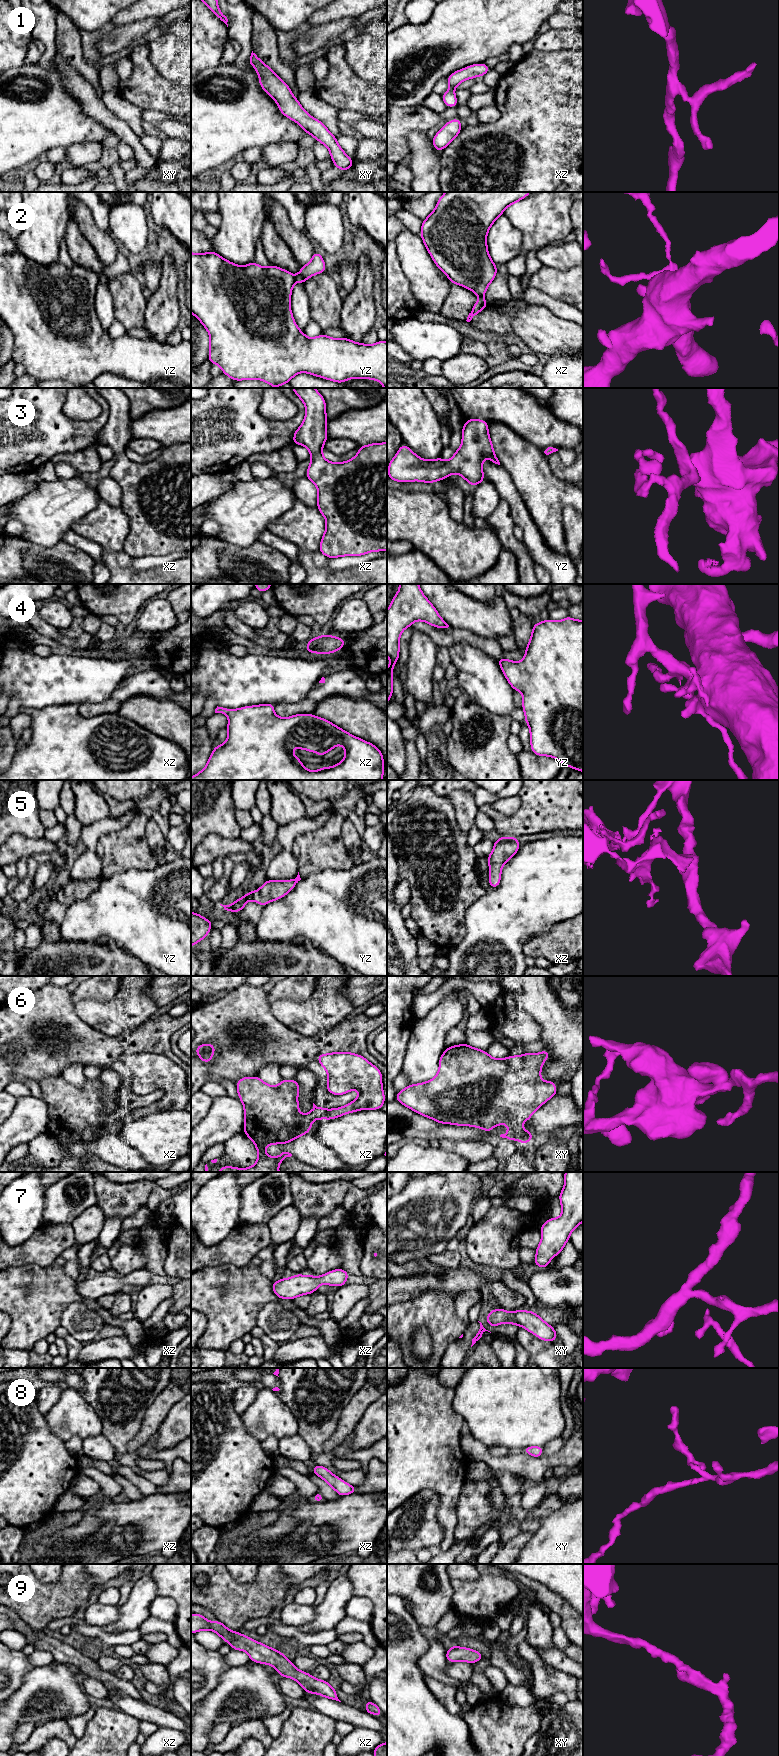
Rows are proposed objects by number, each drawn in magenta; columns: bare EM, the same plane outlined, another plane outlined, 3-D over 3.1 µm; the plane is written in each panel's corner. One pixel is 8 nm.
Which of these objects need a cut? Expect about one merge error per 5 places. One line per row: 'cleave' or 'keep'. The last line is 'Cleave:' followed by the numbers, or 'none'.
1: keep
2: cleave
3: keep
4: keep
5: keep
6: keep
7: keep
8: keep
9: keep
Cleave: 2

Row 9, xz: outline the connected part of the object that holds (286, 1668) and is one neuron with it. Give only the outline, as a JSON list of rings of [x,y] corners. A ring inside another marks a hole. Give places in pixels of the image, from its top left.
[[[191,1614],[191,1632],[197,1633],[201,1630],[216,1632],[224,1642],[230,1642],[232,1650],[245,1651],[250,1661],[271,1665],[278,1670],[280,1677],[288,1677],[297,1681],[306,1693],[316,1693],[328,1699],[341,1702],[336,1694],[335,1688],[328,1681],[314,1678],[311,1674],[298,1670],[292,1661],[277,1649],[259,1643],[239,1632],[229,1630],[224,1624],[216,1620],[209,1622],[201,1614]]]

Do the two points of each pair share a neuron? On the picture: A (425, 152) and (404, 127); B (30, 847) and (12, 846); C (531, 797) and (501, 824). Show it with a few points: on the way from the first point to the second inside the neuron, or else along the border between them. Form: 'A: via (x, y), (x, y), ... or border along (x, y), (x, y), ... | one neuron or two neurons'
A: border along (426, 133), (410, 133), (409, 154), (407, 156) | two neurons
B: via (26, 846), (16, 846) | one neuron
C: via (530, 806), (510, 824) | one neuron

